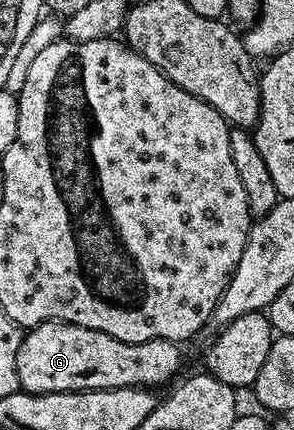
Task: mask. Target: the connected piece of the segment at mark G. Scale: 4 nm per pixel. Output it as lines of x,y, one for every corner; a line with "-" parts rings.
50,320
24,335
17,350
17,378
20,389
33,394
92,392
102,388
155,390
178,370
179,348
174,340
130,344
85,326

